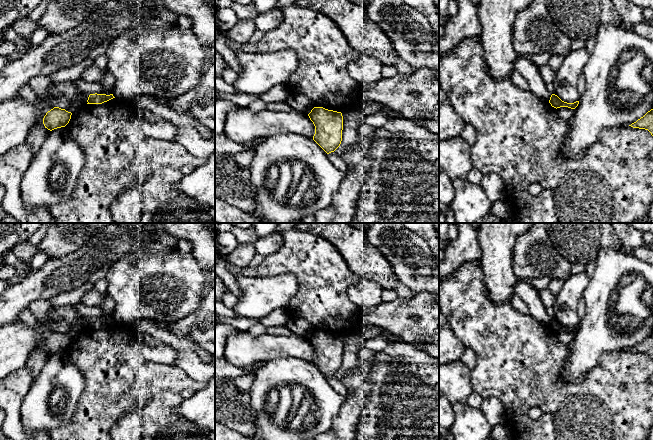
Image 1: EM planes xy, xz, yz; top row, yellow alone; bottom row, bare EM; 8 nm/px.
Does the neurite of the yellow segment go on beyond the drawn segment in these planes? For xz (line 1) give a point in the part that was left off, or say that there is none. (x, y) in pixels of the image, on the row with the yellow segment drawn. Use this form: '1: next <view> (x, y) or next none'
1: next none

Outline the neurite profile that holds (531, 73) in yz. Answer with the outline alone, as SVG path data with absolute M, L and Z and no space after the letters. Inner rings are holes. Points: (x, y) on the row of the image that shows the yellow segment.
M519 56L514 62L514 70L518 71L529 84L529 90L541 100L549 102L551 94L546 83L542 80L539 68L530 60L529 56Z

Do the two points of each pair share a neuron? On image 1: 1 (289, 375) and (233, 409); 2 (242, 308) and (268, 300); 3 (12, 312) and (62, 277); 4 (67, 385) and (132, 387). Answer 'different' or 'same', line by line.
1: different
2: same
3: same
4: different

